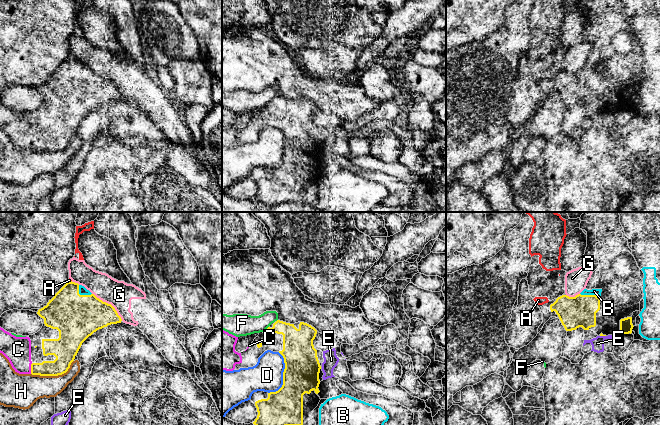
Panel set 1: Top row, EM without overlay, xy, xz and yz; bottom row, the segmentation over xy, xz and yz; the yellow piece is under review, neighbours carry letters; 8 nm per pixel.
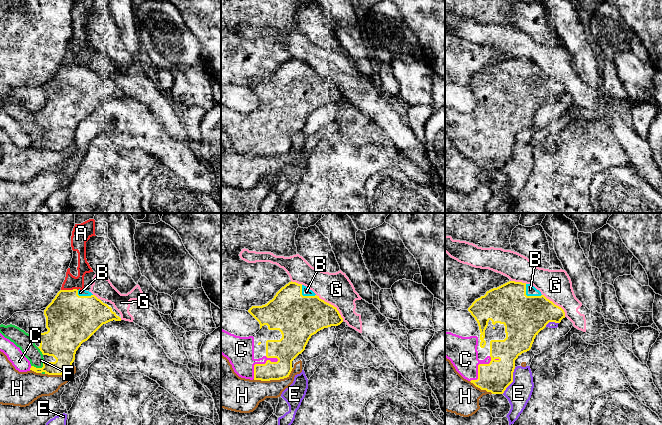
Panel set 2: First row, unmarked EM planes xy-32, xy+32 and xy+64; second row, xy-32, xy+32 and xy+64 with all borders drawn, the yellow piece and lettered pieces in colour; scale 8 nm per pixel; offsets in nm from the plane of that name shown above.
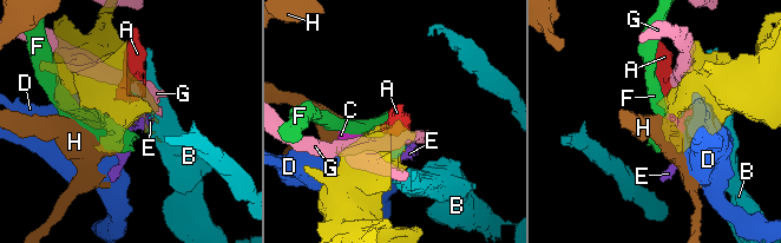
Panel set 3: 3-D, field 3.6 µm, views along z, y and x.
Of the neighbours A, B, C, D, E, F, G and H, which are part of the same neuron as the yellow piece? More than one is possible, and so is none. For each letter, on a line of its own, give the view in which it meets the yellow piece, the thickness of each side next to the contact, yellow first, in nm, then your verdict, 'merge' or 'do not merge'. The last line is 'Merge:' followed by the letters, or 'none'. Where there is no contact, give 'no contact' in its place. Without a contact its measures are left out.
A: meets yellow in xy; 340 nm thick on the yellow side, 20 nm on the other; do not merge
B: meets yellow in xy; 360 nm thick on the yellow side, 60 nm on the other; do not merge
C: meets yellow in xy; 140 nm thick on the yellow side, 220 nm on the other; merge
D: meets yellow in xz; 280 nm thick on the yellow side, 260 nm on the other; do not merge
E: meets yellow in yz; 20 nm thick on the yellow side, 100 nm on the other; merge
F: meets yellow in xz; 190 nm thick on the yellow side, 180 nm on the other; do not merge
G: meets yellow in xy; 340 nm thick on the yellow side, 220 nm on the other; do not merge
H: meets yellow in xy; 200 nm thick on the yellow side, 240 nm on the other; do not merge
Merge: C, E

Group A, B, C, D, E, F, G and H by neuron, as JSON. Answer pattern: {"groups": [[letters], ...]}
{"groups": [["A"], ["B"], ["C", "E"], ["D"], ["F"], ["G"], ["H"]]}

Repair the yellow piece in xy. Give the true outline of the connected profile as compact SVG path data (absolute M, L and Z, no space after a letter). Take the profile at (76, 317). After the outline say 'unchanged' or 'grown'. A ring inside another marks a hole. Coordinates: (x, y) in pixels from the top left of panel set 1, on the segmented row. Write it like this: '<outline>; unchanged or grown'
M67 282L37 314L44 324L59 331L58 339L42 339L43 355L54 355L54 361L33 363L31 361L31 340L29 337L16 337L0 327L0 353L10 362L15 372L40 376L58 376L66 373L74 361L82 343L94 332L111 324L121 323L122 319L115 308L97 298L94 294L80 295L79 284Z; grown

